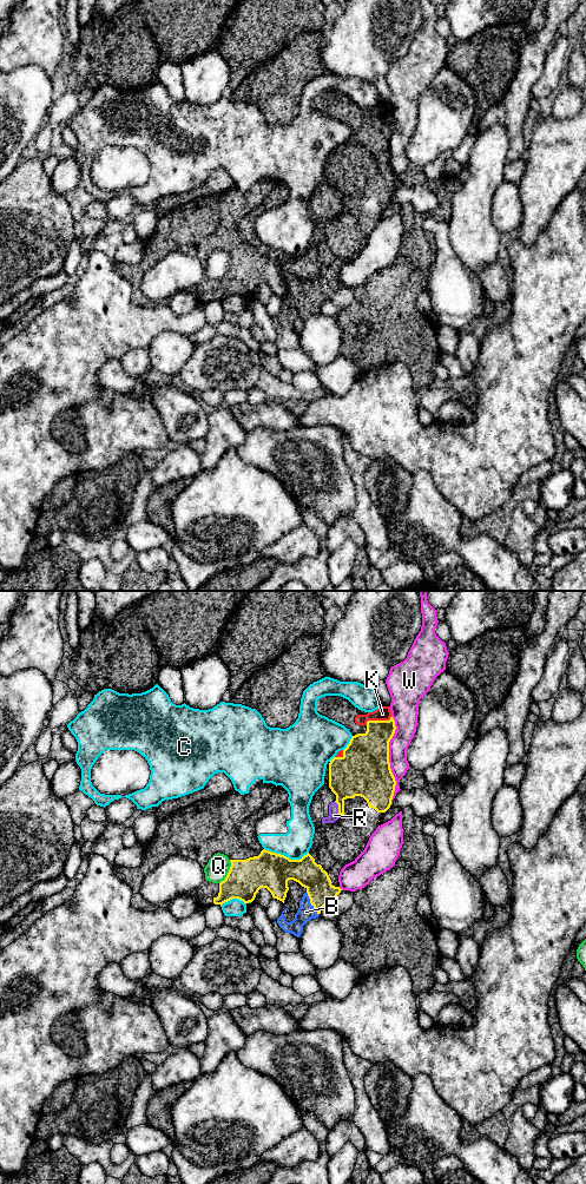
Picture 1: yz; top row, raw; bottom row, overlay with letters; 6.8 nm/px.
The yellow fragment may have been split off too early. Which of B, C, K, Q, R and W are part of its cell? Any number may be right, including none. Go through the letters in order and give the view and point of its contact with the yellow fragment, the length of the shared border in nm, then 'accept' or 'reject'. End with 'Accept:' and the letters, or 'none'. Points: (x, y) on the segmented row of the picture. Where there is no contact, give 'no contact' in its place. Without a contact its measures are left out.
B: yz (310, 902) | 180 nm | accept
C: yz (285, 856) | 300 nm | reject
K: yz (377, 721) | 190 nm | accept
Q: yz (229, 872) | 180 nm | reject
R: yz (338, 809) | 120 nm | accept
W: yz (388, 760) | 600 nm | reject
Accept: B, K, R

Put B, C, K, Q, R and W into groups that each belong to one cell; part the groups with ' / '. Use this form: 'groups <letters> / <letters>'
groups B K R / C / Q / W

